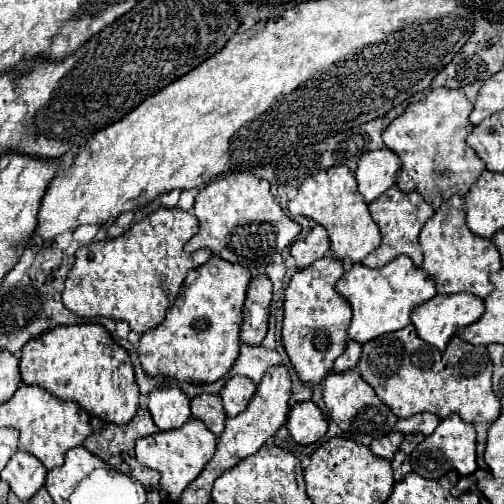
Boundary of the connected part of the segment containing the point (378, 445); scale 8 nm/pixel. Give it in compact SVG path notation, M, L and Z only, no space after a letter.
M389 433L387 437L383 437L383 439L377 439L375 443L371 443L369 447L371 447L371 451L375 453L375 455L379 455L379 457L383 457L383 459L393 459L393 455L395 455L395 451L399 449L399 445L401 445L401 441L405 439L405 435L403 433Z

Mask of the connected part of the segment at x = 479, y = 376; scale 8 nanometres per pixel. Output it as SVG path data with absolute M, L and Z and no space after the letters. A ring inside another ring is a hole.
M413 325L385 333L363 345L363 355L357 365L361 377L375 389L379 399L399 417L415 413L435 413L445 419L453 413L467 419L467 423L489 423L499 417L501 405L491 385L491 357L485 345L471 345L453 337L445 353L419 339Z

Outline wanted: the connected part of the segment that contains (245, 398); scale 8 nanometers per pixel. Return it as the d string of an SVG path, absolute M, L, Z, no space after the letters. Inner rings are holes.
M243 375L229 377L225 387L219 393L223 399L223 407L225 407L227 417L239 415L247 407L247 403L251 401L255 389L257 389L255 383L251 383L251 379L245 379Z

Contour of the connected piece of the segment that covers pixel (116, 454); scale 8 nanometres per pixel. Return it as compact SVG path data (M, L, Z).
M141 407L137 415L125 425L91 419L91 427L93 433L83 441L83 447L121 473L129 473L129 467L125 465L121 453L129 453L139 437L147 437L159 431L145 407Z

